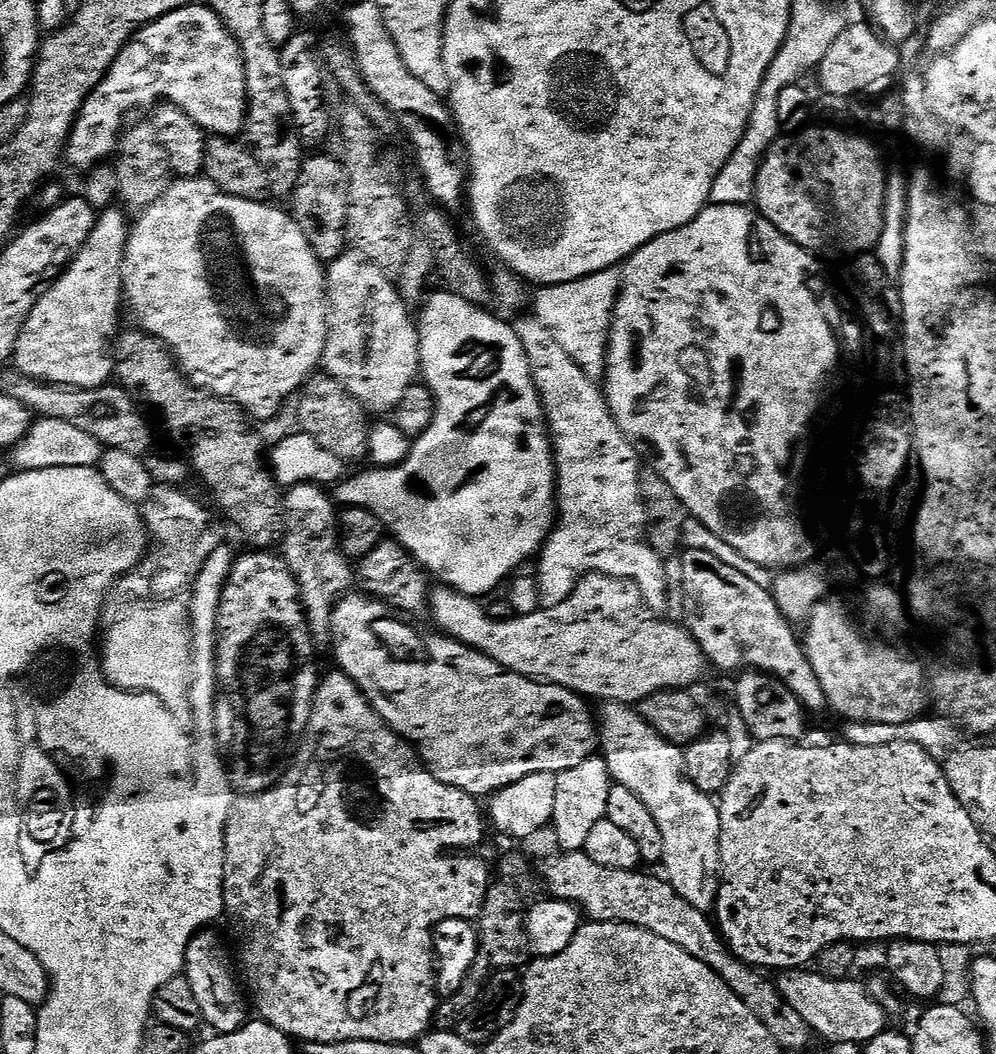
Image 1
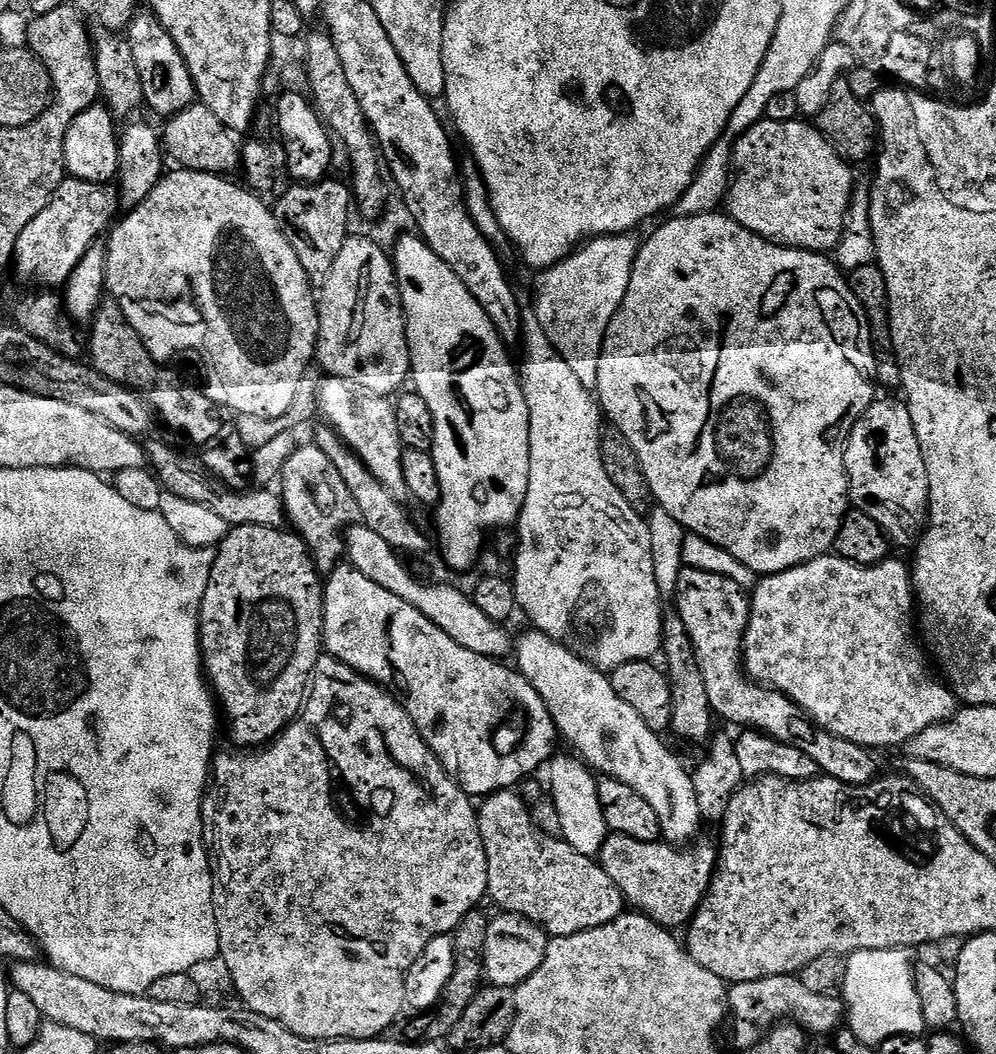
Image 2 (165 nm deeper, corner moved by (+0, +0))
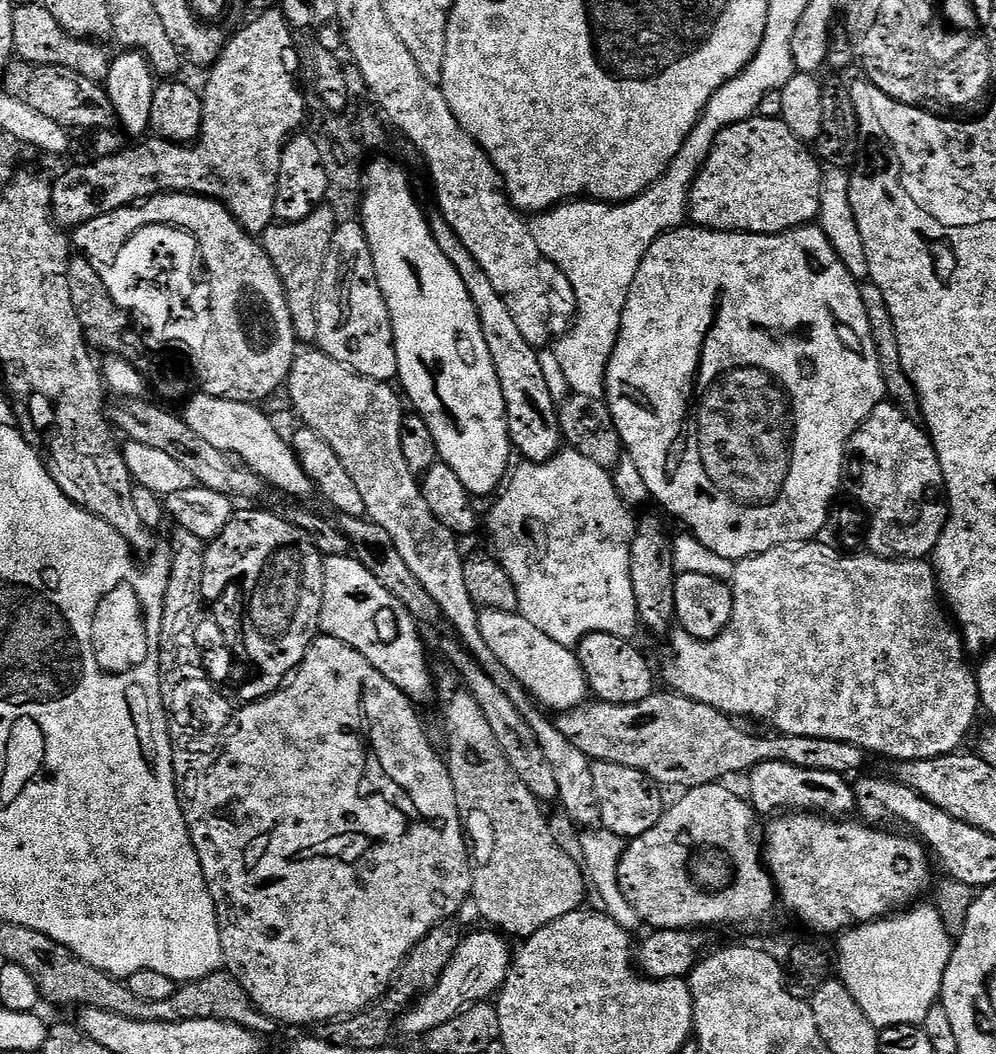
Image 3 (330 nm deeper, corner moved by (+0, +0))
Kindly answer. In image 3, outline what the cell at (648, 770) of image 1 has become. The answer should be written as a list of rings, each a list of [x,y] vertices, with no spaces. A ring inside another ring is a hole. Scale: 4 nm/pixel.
[[[485,609],[480,615],[480,625],[496,659],[510,669],[512,676],[518,678],[537,704],[559,714],[581,707],[589,699],[588,678],[580,665],[579,655],[548,634],[543,634],[523,614]]]

